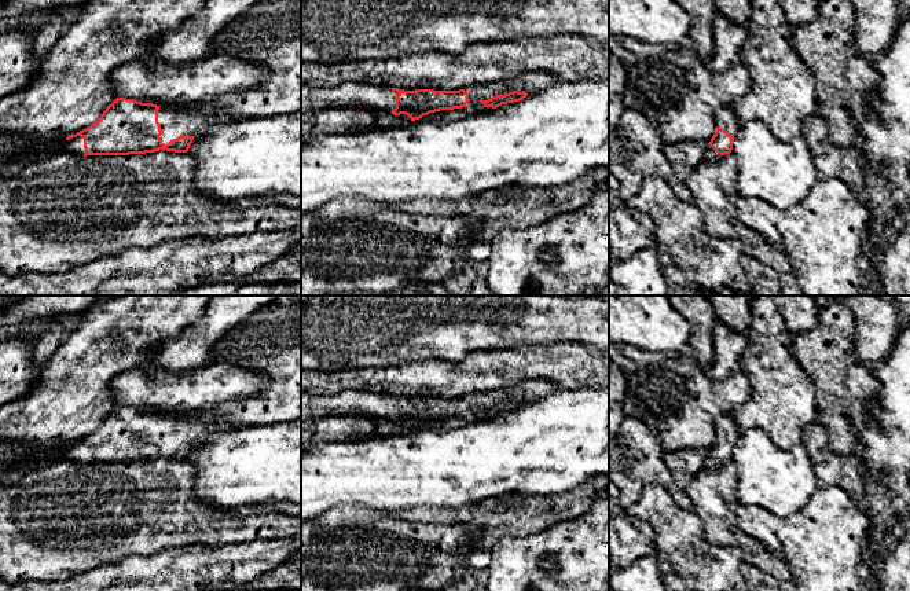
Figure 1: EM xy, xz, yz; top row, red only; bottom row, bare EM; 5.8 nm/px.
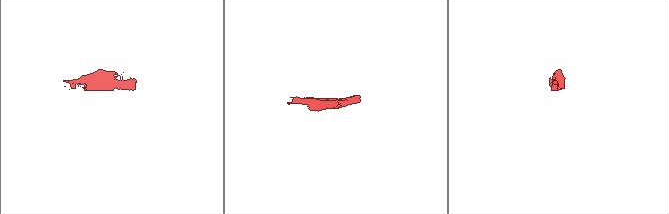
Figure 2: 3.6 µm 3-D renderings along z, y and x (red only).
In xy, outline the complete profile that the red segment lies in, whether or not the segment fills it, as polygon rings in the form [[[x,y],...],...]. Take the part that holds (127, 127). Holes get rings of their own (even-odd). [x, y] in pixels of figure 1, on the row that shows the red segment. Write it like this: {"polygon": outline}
{"polygon": [[[117,98],[93,125],[76,135],[67,135],[62,153],[84,157],[146,154],[159,150],[187,153],[194,136],[206,132],[214,120],[223,118],[209,117],[194,106],[157,106]]]}

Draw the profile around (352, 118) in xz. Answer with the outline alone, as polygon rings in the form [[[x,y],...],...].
[[[359,106],[329,107],[301,113],[301,140],[311,136],[362,133],[373,128],[371,110]]]

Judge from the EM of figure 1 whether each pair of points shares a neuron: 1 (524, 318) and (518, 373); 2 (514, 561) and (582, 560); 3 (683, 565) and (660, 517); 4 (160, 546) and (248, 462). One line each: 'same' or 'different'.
1: different
2: same
3: same
4: different

